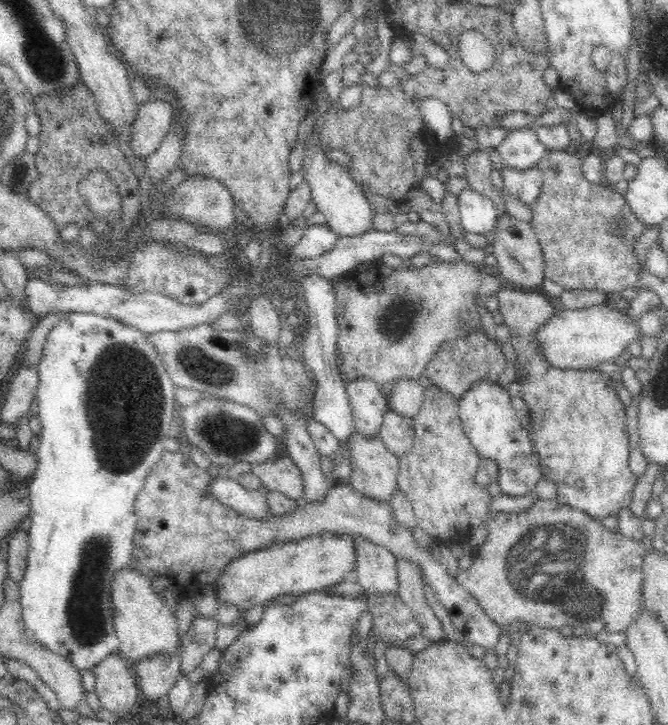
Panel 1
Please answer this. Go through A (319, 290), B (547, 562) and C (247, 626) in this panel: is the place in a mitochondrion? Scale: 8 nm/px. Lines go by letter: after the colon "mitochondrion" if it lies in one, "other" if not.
A: other
B: mitochondrion
C: other

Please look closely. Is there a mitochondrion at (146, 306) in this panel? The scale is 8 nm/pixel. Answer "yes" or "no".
no

